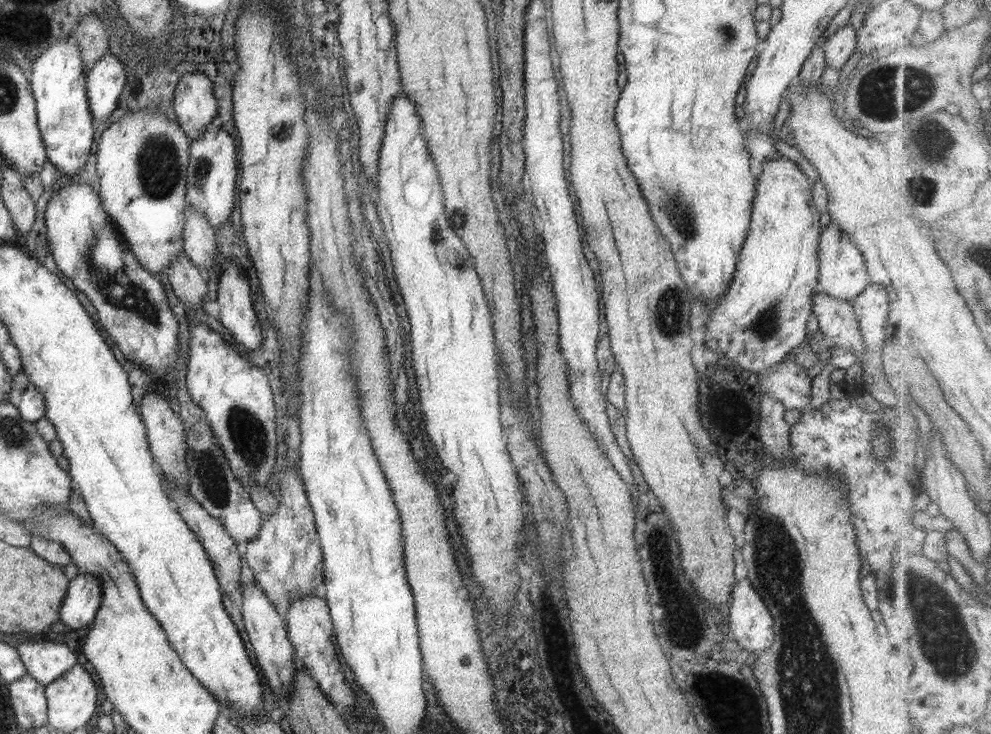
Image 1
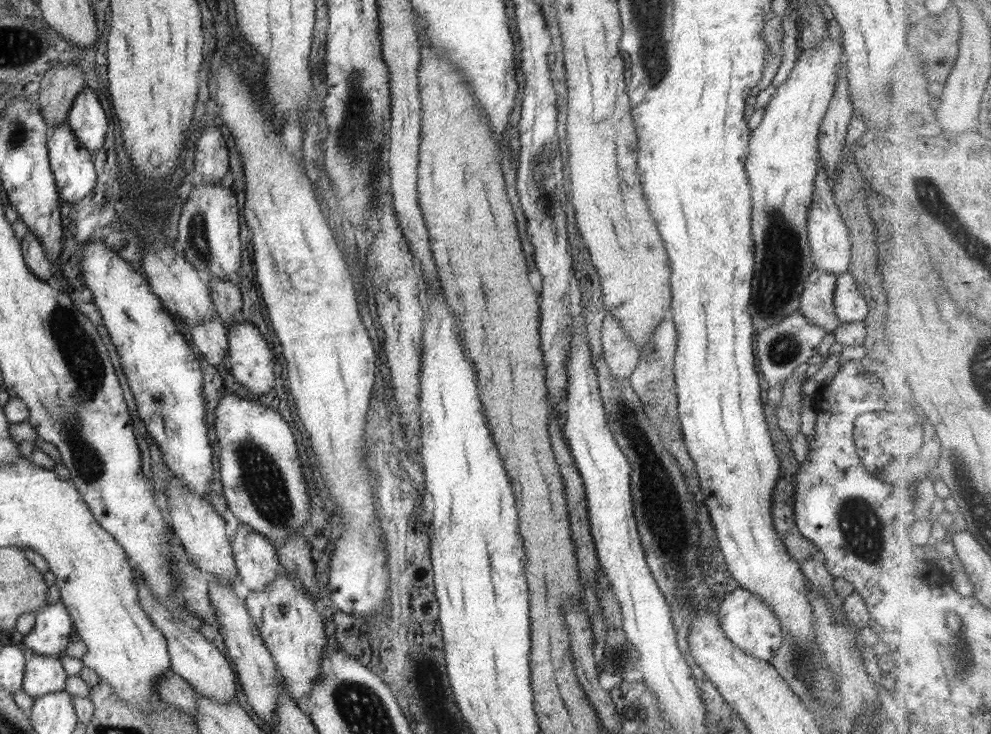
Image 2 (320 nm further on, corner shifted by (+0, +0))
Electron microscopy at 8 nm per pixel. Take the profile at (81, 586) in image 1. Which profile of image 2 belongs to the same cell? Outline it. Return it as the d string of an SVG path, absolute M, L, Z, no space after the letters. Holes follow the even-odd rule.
M58 601L37 611L35 627L23 635L23 642L34 654L60 658L75 633L68 608Z

